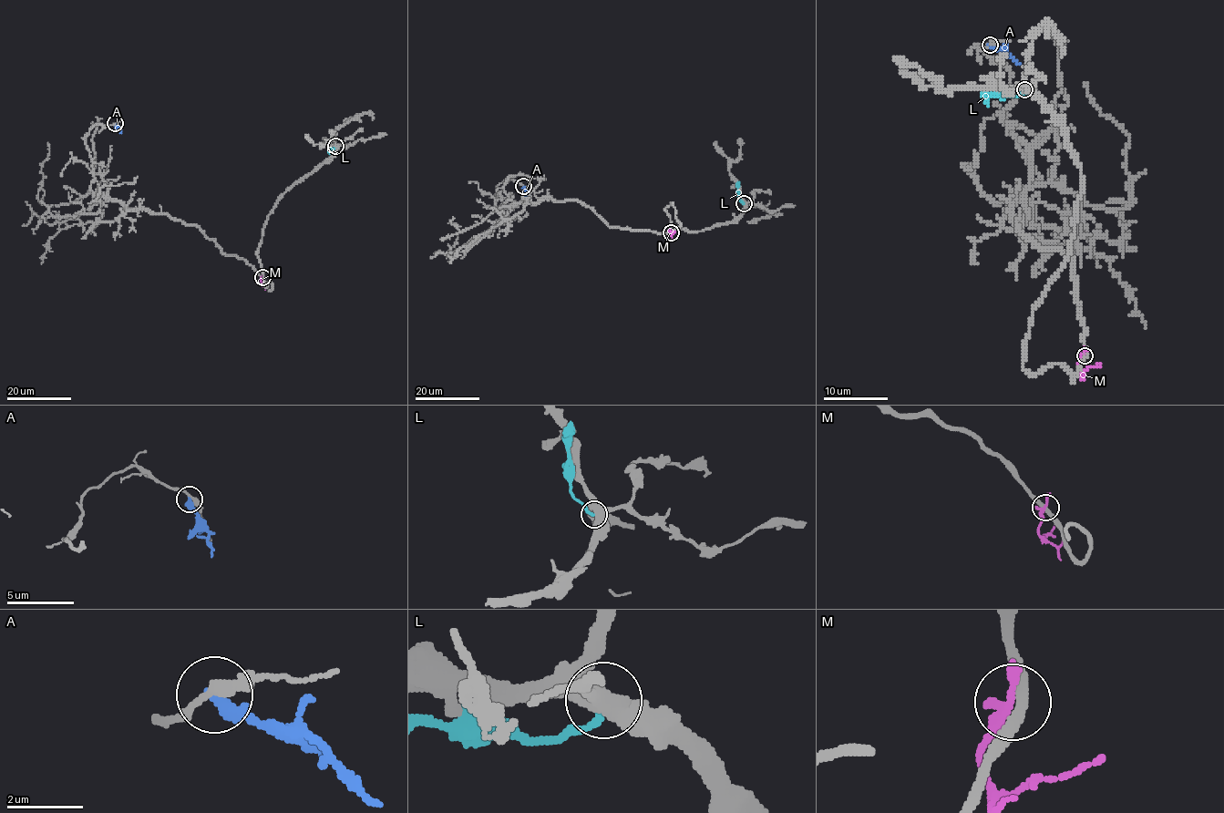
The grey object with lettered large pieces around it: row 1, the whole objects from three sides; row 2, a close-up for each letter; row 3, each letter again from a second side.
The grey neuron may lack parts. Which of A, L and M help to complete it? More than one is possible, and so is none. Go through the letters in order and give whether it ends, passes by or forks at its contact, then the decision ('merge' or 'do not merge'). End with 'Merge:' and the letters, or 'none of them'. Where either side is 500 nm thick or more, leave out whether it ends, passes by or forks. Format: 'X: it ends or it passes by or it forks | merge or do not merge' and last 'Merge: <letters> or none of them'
A: it ends | do not merge
L: it ends | do not merge
M: it ends | do not merge
Merge: none of them

